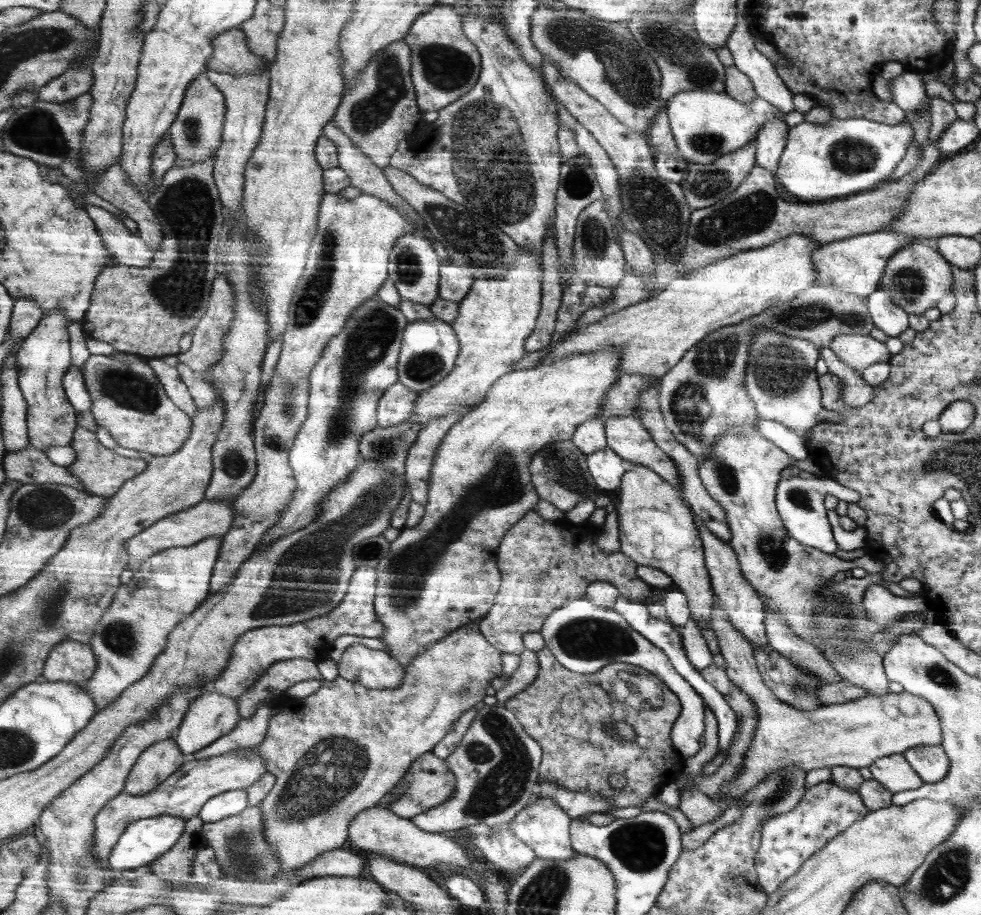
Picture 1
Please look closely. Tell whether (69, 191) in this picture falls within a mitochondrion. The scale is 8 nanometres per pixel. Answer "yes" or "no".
no

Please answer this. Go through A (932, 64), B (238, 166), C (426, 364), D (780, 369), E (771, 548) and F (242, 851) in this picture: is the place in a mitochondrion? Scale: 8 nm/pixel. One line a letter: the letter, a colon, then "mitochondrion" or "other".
A: other
B: other
C: mitochondrion
D: mitochondrion
E: mitochondrion
F: mitochondrion

